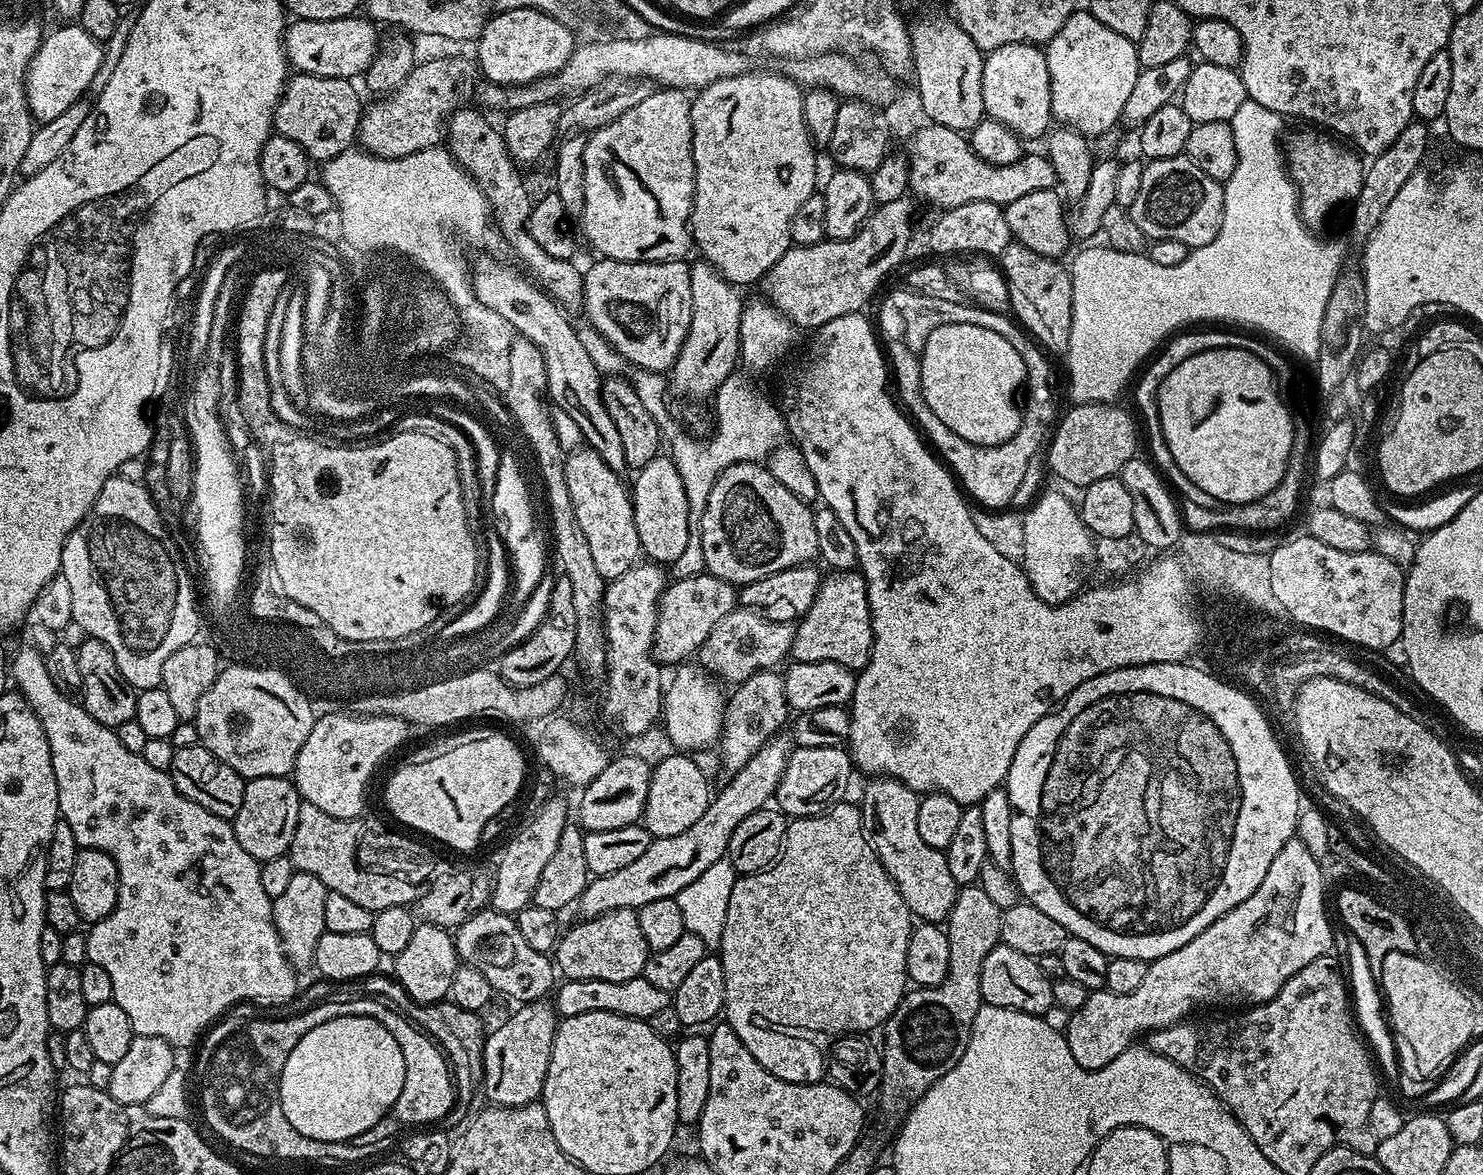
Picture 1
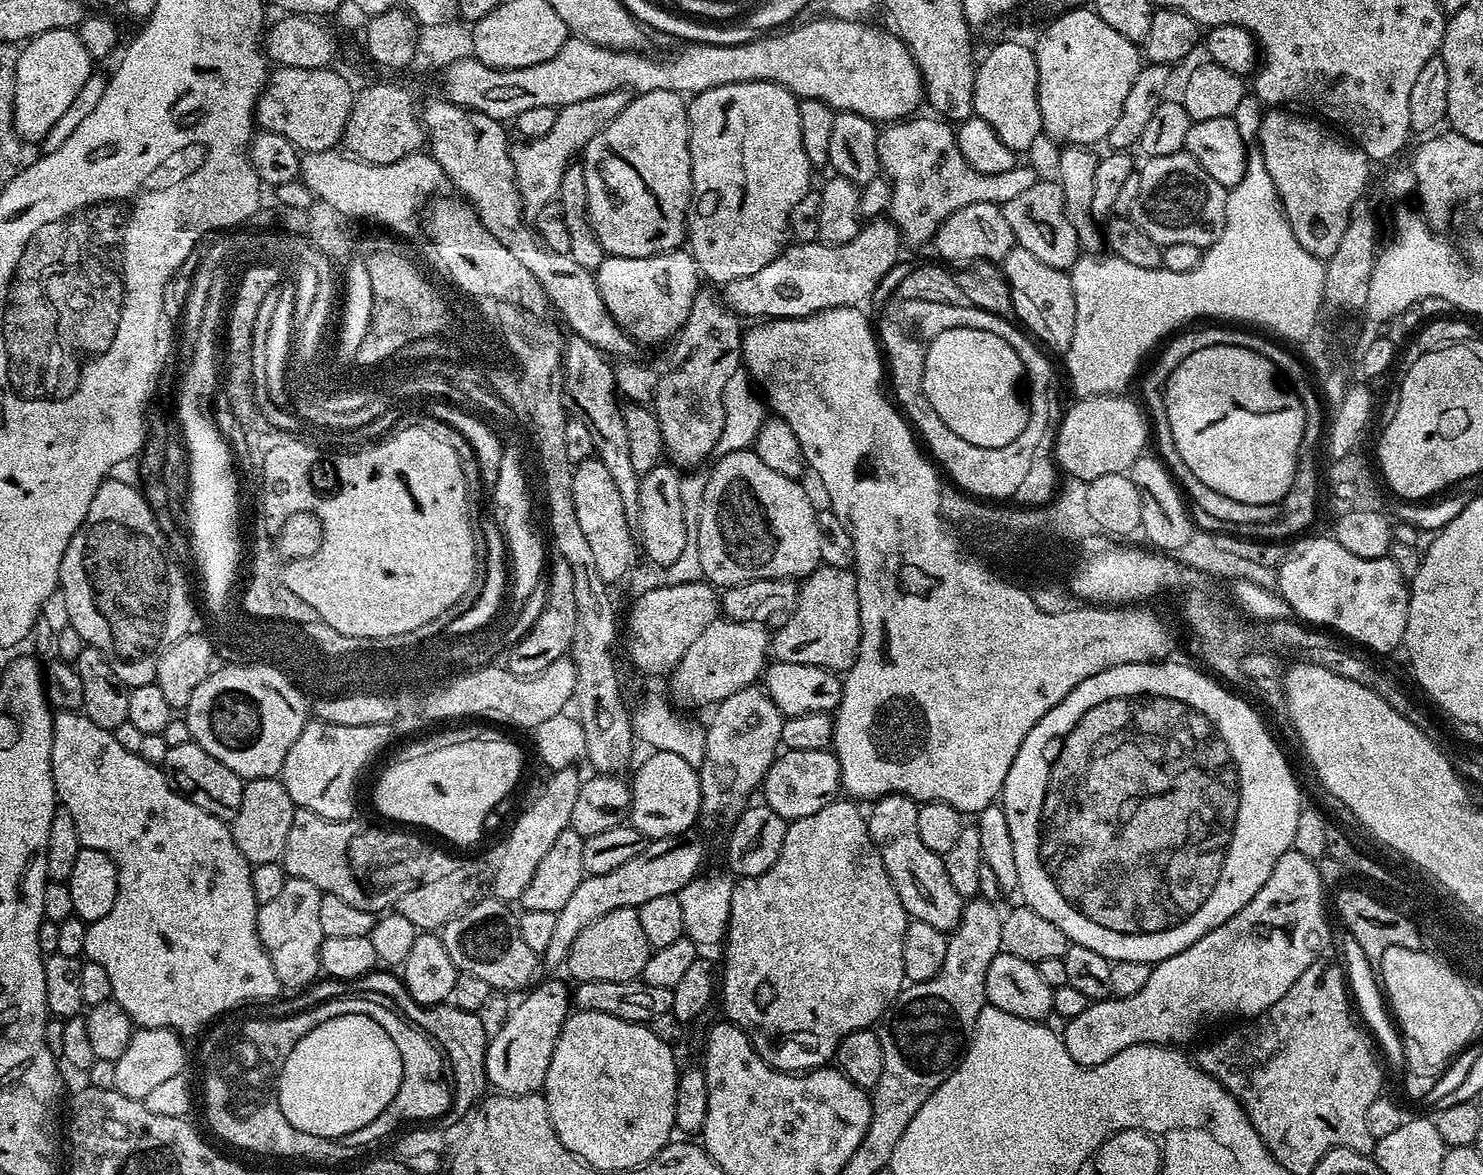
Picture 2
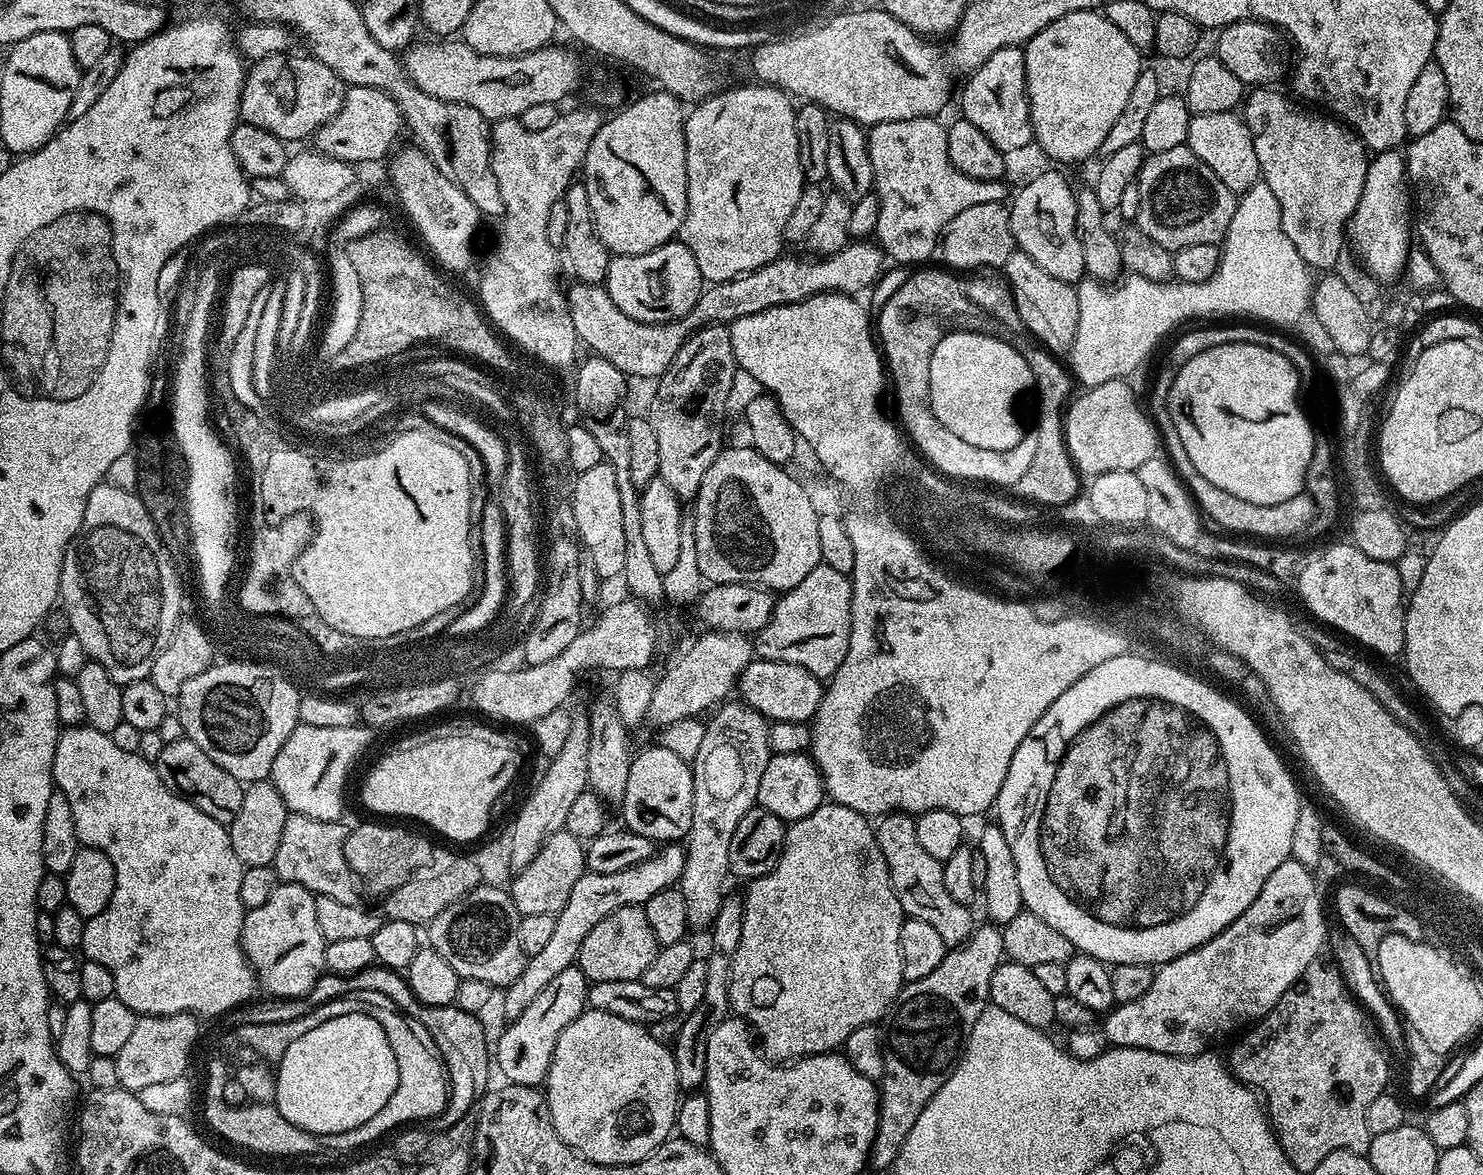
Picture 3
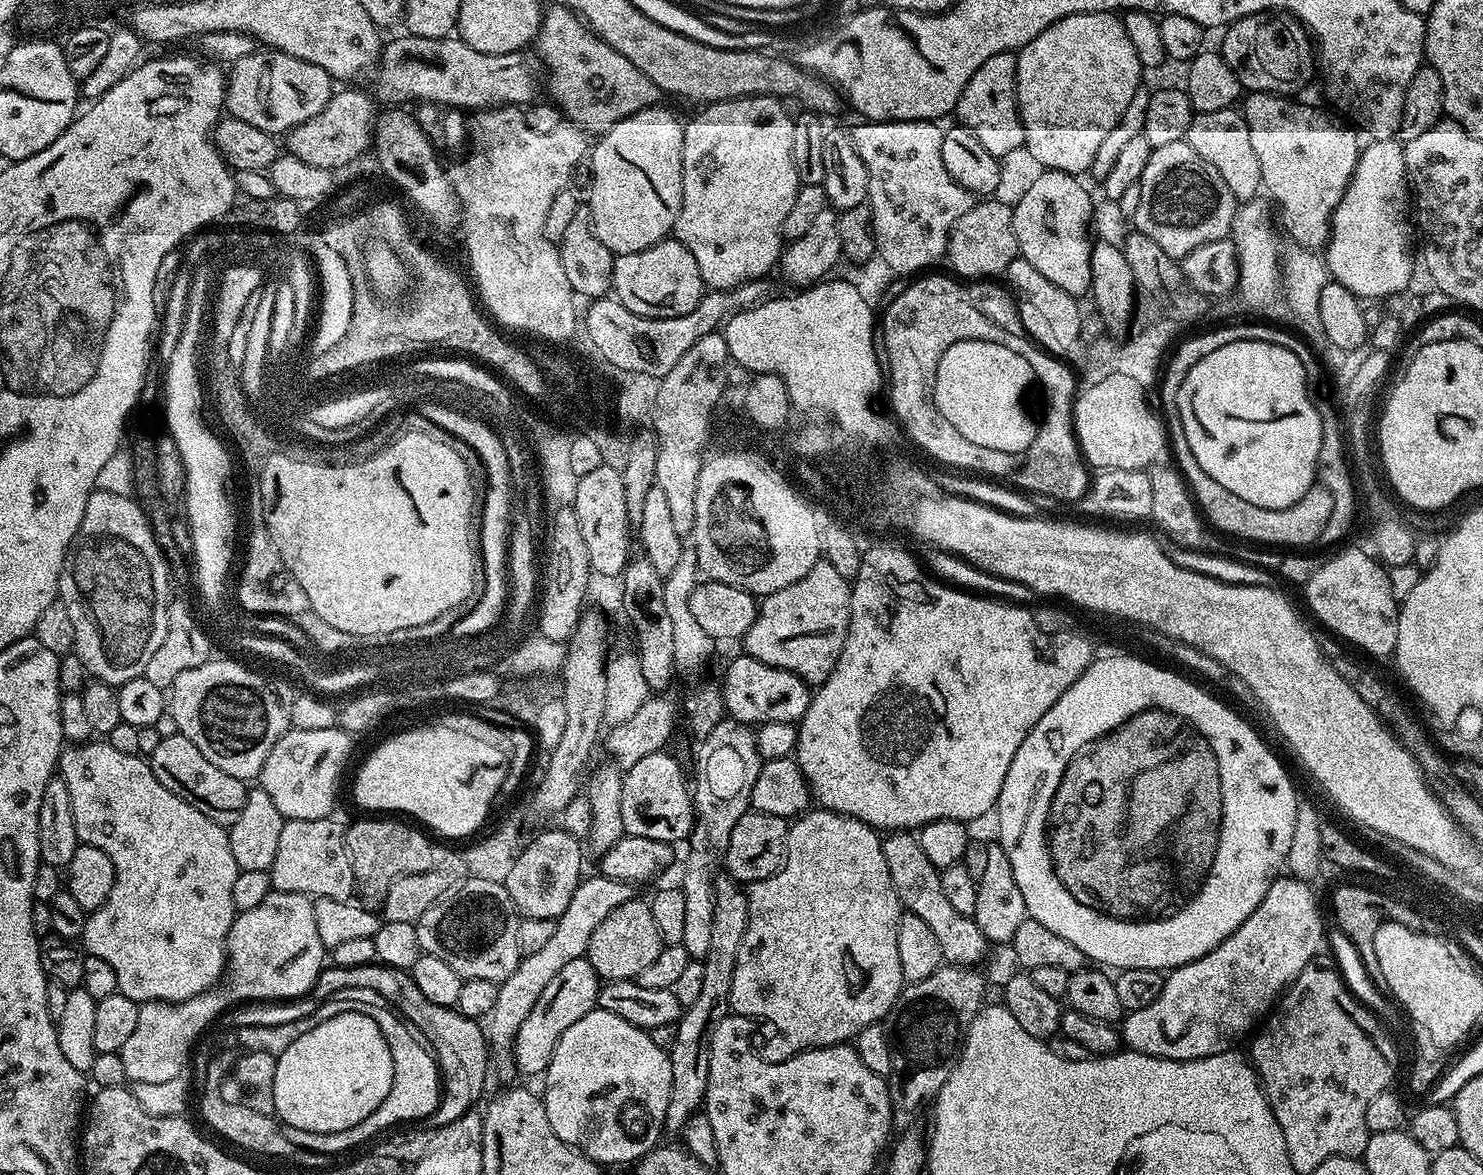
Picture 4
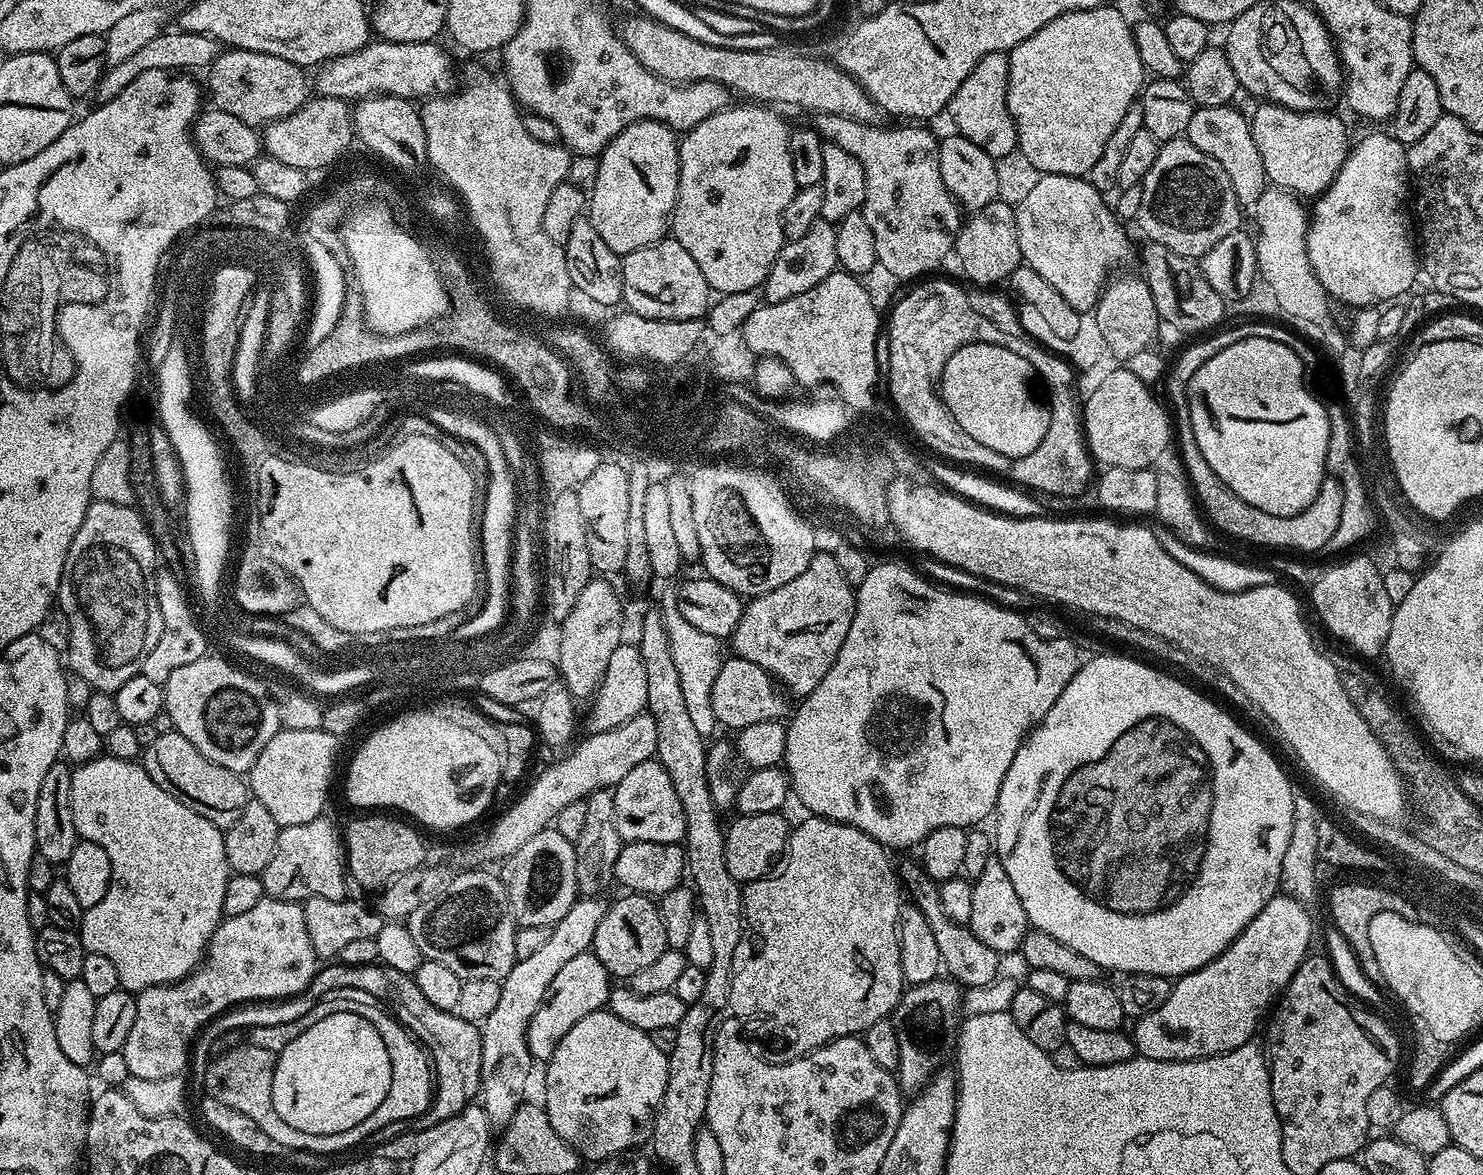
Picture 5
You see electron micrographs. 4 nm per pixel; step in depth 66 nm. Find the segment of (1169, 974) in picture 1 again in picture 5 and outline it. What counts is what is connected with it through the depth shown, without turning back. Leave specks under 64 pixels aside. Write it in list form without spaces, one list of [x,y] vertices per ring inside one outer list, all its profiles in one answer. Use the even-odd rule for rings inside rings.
[[[1287,894],[1273,896],[1225,952],[1218,954],[1218,958],[1214,958],[1206,966],[1179,977],[1172,985],[1170,998],[1166,998],[1166,1002],[1162,1002],[1158,1010],[1135,1021],[1136,1029],[1131,1029],[1130,1035],[1136,1043],[1137,1053],[1146,1060],[1182,1062],[1201,1060],[1204,1056],[1217,1056],[1223,1052],[1238,1050],[1238,1046],[1249,1043],[1253,1039],[1252,1031],[1259,1026],[1260,1019],[1269,1015],[1274,1001],[1288,987],[1290,978],[1294,978],[1298,966],[1309,955],[1312,916],[1304,908],[1307,907],[1301,901]]]

